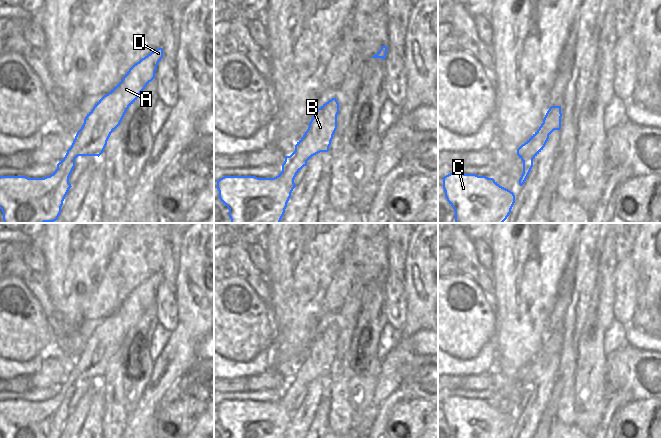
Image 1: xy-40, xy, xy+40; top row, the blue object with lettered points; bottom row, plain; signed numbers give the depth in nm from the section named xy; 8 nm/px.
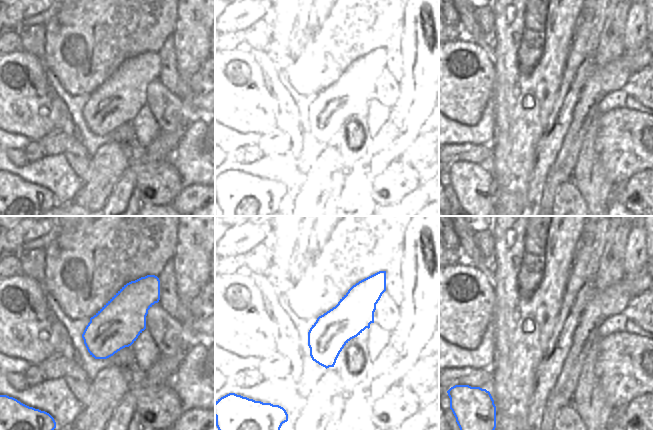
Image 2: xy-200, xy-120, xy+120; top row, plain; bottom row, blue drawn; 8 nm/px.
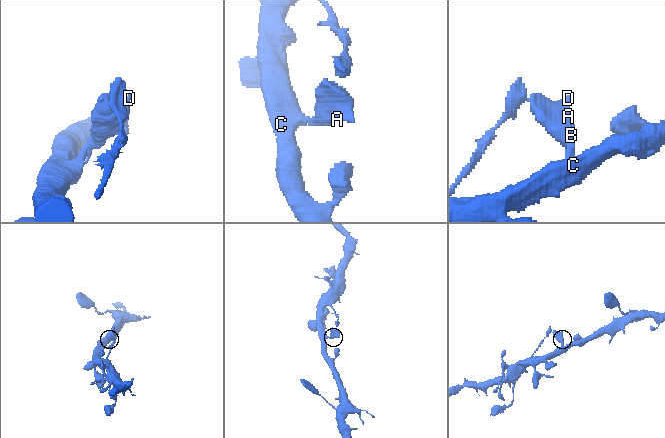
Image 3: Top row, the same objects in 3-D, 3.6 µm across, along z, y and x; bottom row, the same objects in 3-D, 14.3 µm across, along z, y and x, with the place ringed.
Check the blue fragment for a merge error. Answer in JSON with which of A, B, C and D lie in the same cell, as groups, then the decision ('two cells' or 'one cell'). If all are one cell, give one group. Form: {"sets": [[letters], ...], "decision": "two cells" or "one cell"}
{"sets": [["A", "B", "C", "D"]], "decision": "one cell"}

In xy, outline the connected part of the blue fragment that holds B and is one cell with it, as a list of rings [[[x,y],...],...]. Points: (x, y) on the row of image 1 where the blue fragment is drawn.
[[[332,98],[317,111],[303,137],[295,145],[295,151],[285,156],[281,173],[274,178],[256,176],[224,176],[217,181],[219,199],[229,209],[231,223],[280,223],[293,189],[297,173],[307,166],[307,161],[320,152],[328,152],[337,129],[339,103]]]

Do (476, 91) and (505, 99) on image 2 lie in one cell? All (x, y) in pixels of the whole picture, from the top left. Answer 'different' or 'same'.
different

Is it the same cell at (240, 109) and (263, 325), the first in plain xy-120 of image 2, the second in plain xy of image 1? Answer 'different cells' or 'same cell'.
same cell

